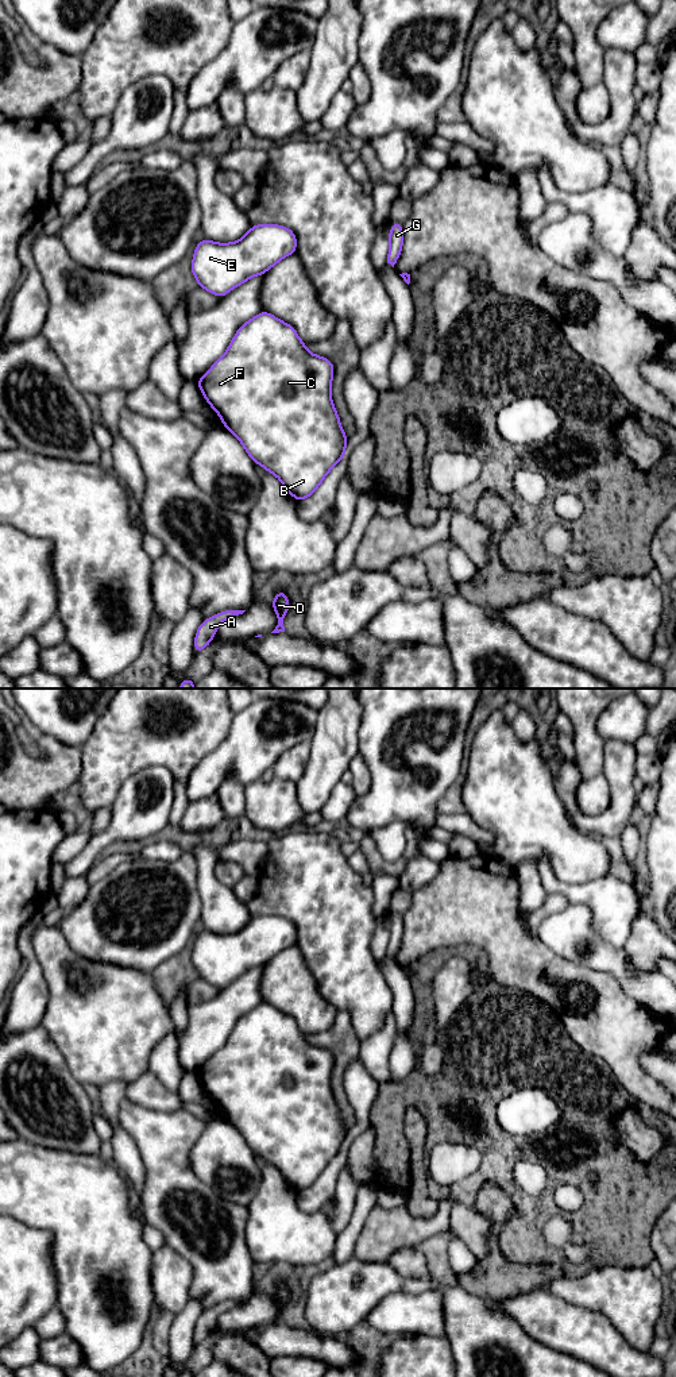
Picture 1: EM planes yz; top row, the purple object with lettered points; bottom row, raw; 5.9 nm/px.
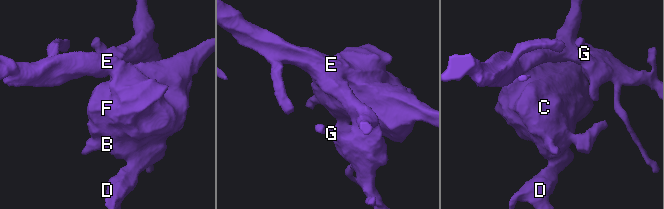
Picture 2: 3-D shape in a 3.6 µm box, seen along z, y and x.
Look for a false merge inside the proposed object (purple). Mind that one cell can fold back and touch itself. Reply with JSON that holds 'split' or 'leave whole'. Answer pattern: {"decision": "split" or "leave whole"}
{"decision": "leave whole"}

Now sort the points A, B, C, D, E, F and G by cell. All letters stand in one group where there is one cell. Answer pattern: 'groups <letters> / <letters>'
groups A B C D E F G

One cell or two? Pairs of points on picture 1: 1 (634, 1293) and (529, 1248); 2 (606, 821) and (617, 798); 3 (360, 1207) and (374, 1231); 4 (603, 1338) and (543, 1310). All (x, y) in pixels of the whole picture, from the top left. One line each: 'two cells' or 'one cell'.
1: two cells
2: one cell
3: two cells
4: one cell

